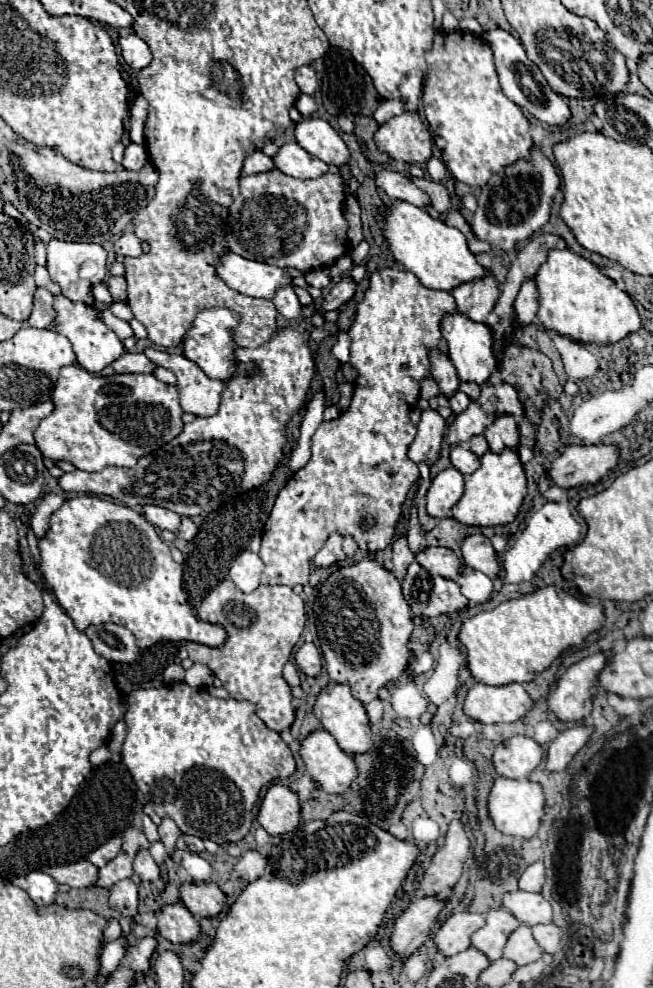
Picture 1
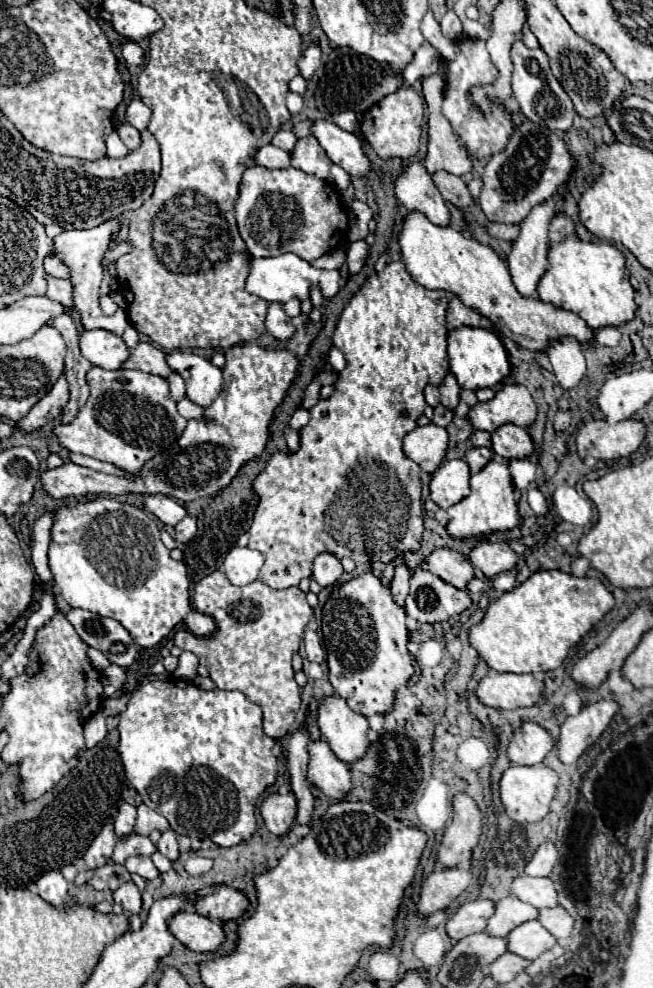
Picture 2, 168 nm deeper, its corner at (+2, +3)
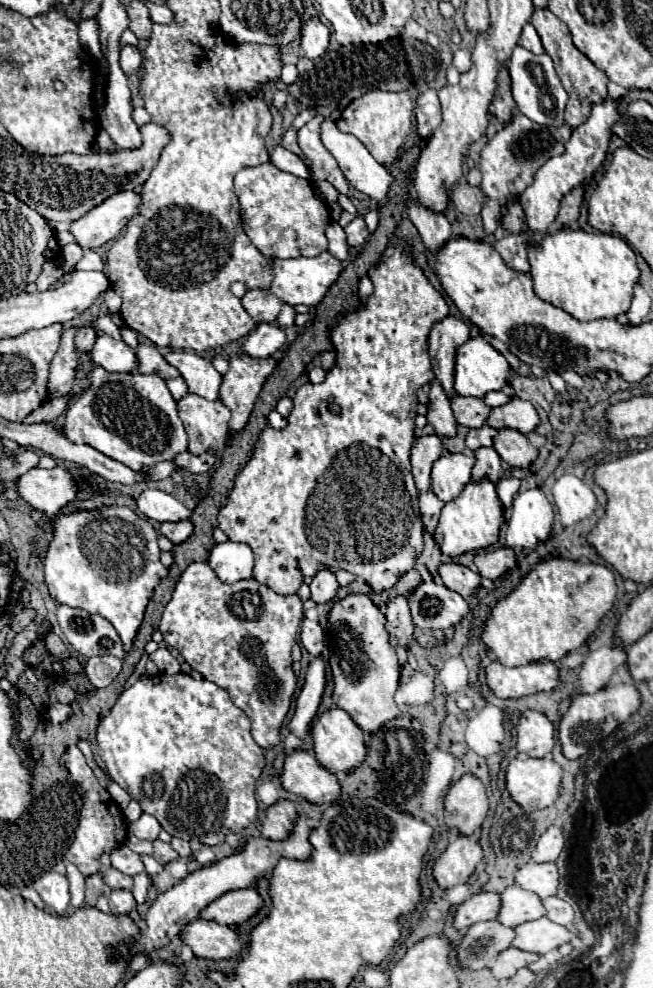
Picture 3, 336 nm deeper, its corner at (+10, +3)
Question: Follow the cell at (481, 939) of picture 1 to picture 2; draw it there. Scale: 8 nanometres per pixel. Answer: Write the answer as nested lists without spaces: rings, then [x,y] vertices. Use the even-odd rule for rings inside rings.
[[[509,895],[495,903],[495,915],[489,919],[485,933],[497,935],[497,937],[507,937],[511,929],[515,929],[517,925],[521,925],[525,921],[537,919],[537,915],[539,915],[539,911],[533,905],[523,903],[517,897]]]

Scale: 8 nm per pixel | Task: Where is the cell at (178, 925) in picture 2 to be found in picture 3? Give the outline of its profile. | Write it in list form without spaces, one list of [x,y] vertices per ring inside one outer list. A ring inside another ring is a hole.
[[[195,919],[183,929],[183,941],[191,947],[195,957],[213,961],[237,959],[241,953],[241,941],[233,927],[219,925],[215,921]]]

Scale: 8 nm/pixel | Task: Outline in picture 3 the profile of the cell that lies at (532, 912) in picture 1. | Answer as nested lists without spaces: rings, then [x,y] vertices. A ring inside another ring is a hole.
[[[529,861],[527,865],[523,865],[517,871],[515,881],[523,889],[535,891],[541,899],[545,899],[545,897],[551,897],[551,895],[557,893],[559,871],[557,871],[557,865],[553,861],[549,861],[549,863],[533,863],[533,861]]]

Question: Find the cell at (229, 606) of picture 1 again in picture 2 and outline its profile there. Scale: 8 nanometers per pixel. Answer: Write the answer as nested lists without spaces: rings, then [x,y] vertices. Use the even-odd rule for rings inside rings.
[[[213,571],[197,583],[193,605],[215,619],[217,633],[207,639],[189,639],[189,631],[177,631],[173,643],[181,651],[195,653],[219,689],[241,691],[257,703],[263,709],[263,729],[269,737],[285,737],[301,705],[291,657],[299,651],[305,625],[313,615],[305,593],[299,587],[277,591],[261,581],[235,587],[223,571]]]

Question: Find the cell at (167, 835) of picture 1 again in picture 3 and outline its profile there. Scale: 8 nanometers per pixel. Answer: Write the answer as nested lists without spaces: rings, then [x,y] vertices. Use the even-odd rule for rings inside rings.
[[[153,841],[153,845],[155,845],[155,851],[153,851],[153,857],[161,863],[161,865],[165,865],[165,863],[169,863],[169,861],[173,861],[173,859],[179,859],[179,855],[173,851],[173,847],[169,845],[169,843],[163,843],[163,841]]]

